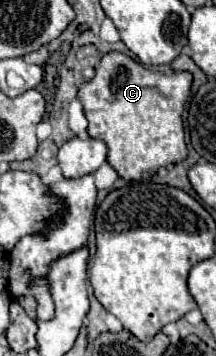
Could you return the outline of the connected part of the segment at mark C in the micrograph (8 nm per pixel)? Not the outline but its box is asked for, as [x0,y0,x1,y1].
[77,52,193,180]

